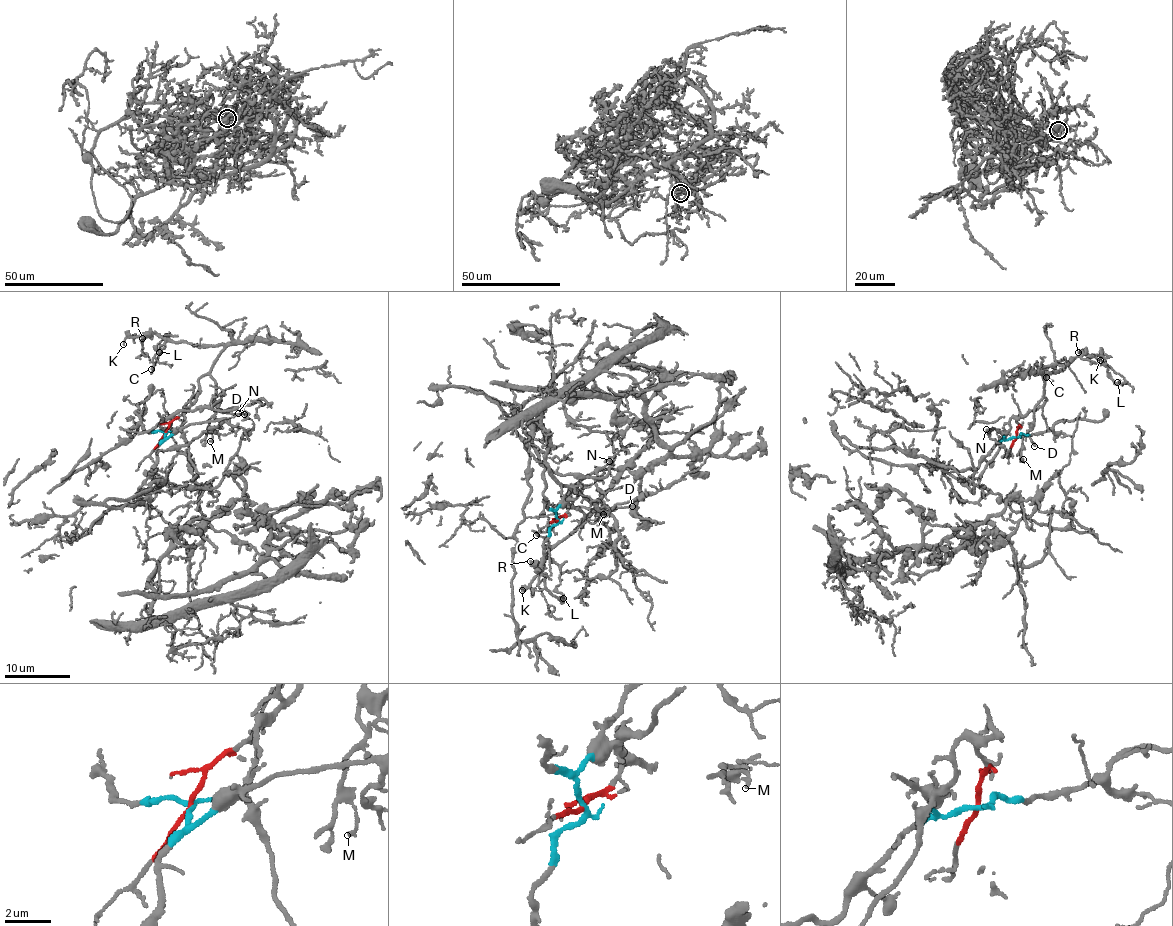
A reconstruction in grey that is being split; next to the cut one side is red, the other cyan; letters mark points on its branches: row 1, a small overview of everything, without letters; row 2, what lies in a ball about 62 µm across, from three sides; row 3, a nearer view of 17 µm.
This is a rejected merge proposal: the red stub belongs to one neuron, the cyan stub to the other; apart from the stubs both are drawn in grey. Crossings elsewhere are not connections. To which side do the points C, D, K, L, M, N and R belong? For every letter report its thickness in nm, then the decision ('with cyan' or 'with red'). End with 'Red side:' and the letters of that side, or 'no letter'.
C: calibre 130 nm; with red
D: calibre 140 nm; with red
K: calibre 120 nm; with red
L: calibre 180 nm; with red
M: calibre 120 nm; with red
N: calibre 120 nm; with cyan
R: calibre 360 nm; with red
Red side: C, D, K, L, M, R

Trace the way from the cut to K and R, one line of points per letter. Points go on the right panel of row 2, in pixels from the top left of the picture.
K: (1016, 436), (1018, 418), (1046, 400), (1044, 375), (1058, 371), (1084, 353), (1101, 354), (1099, 360)
R: (1016, 436), (1018, 418), (1046, 400), (1044, 375), (1065, 367), (1085, 352), (1077, 353)

